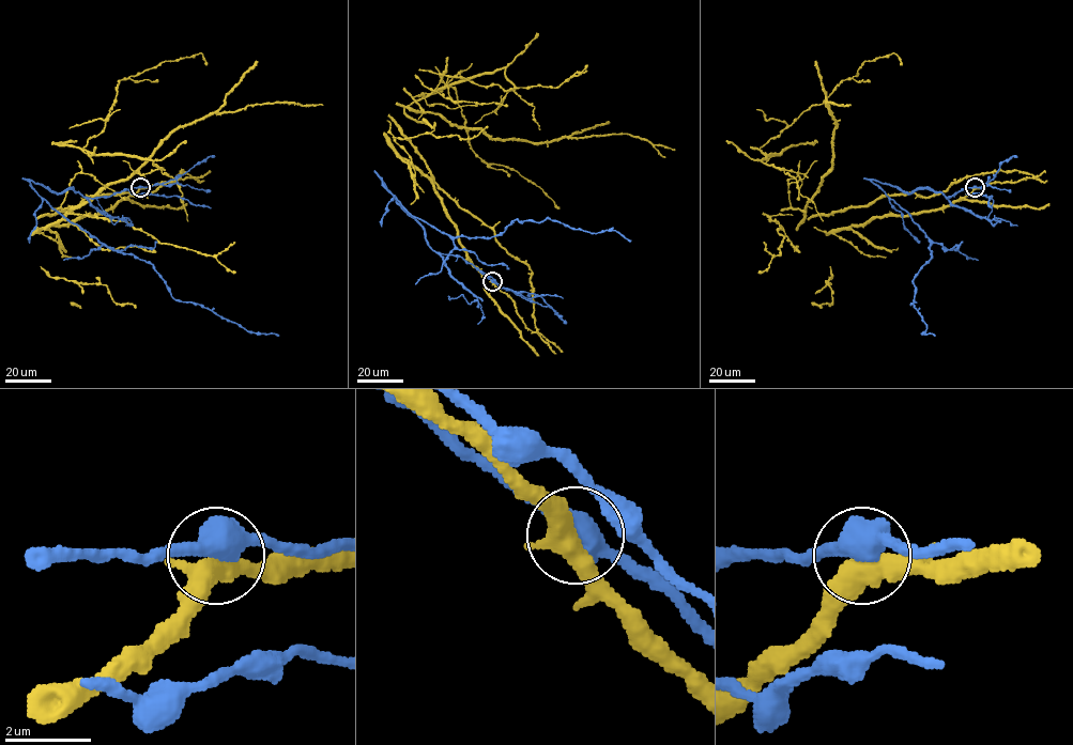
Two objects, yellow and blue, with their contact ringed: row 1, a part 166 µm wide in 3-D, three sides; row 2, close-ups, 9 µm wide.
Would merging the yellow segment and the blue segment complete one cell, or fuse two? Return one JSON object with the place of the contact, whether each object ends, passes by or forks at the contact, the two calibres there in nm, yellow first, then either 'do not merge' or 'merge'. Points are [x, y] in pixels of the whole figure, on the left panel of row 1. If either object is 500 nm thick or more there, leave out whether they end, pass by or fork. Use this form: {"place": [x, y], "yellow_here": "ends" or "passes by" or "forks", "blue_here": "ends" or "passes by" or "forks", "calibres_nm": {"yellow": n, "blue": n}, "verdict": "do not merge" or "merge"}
{"place": [140, 187], "calibres_nm": {"yellow": 480, "blue": 550}, "verdict": "merge"}

